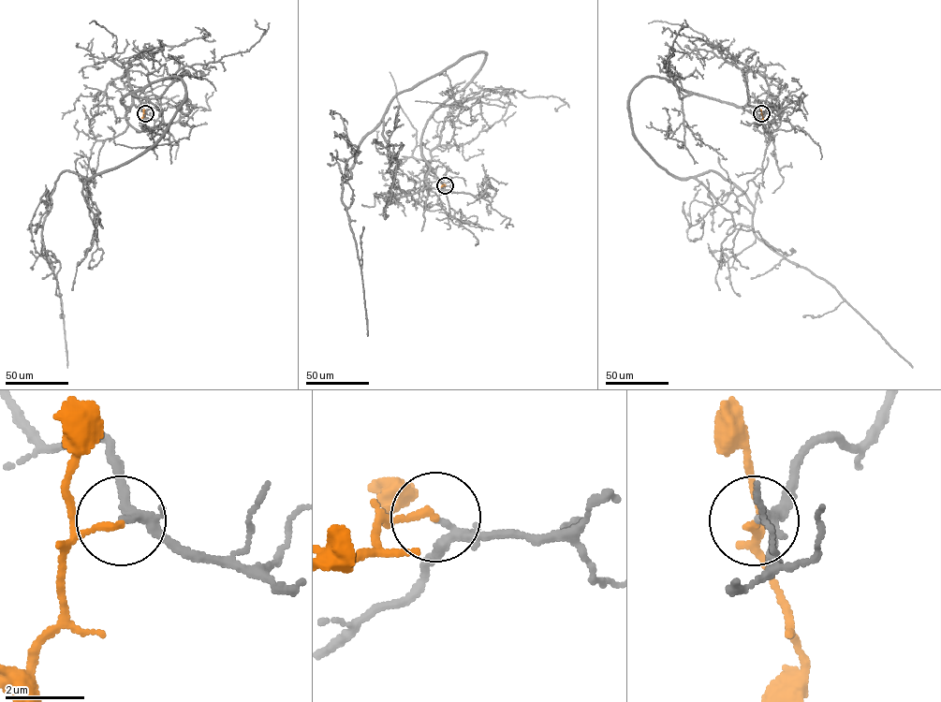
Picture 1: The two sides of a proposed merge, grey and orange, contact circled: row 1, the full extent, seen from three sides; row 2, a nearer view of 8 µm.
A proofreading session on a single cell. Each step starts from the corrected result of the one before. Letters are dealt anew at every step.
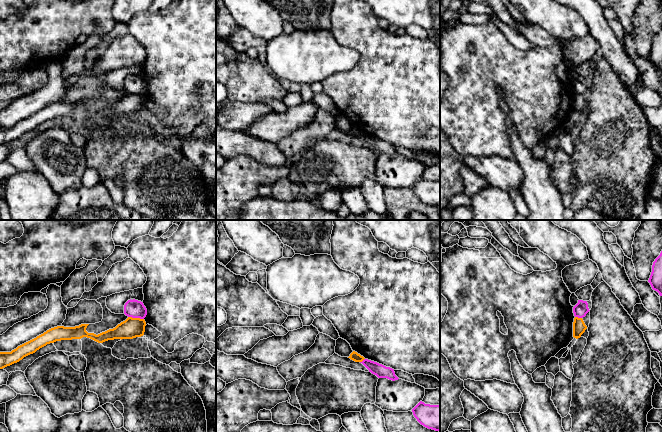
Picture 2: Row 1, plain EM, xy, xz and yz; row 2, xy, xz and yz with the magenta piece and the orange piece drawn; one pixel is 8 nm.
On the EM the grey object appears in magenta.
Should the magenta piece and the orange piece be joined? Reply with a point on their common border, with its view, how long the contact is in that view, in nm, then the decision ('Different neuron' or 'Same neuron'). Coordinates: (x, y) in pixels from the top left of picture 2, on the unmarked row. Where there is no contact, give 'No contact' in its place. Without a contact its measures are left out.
Touches magenta at xy (136, 93). Shared border 130 nm. Different neuron

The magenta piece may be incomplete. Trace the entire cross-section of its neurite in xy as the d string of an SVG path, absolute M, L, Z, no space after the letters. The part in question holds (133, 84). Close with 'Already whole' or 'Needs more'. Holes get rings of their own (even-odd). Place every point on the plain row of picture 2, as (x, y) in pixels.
M130 75L124 81L124 90L128 93L144 95L147 91L147 85L143 78Z. Already whole

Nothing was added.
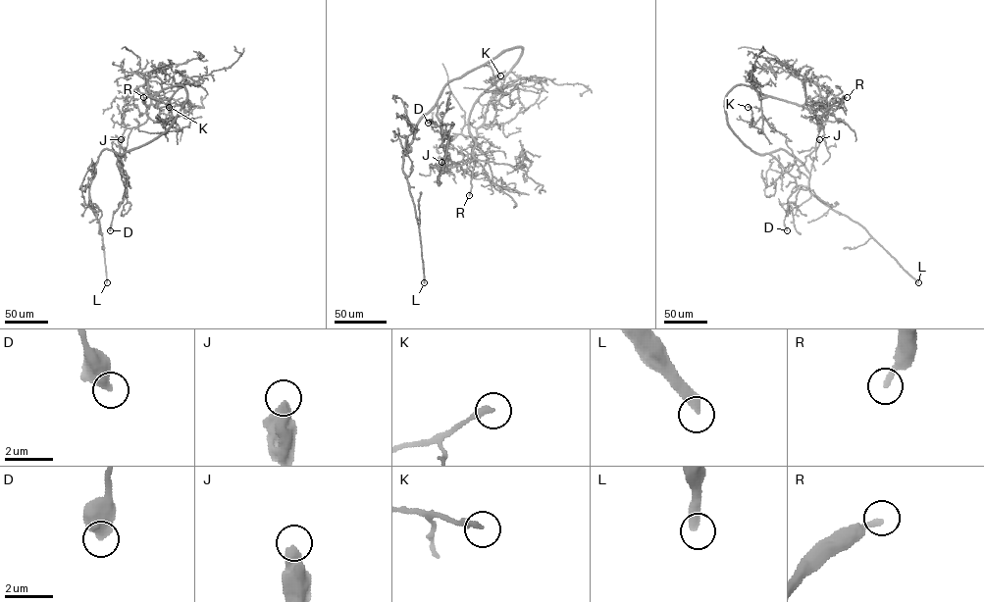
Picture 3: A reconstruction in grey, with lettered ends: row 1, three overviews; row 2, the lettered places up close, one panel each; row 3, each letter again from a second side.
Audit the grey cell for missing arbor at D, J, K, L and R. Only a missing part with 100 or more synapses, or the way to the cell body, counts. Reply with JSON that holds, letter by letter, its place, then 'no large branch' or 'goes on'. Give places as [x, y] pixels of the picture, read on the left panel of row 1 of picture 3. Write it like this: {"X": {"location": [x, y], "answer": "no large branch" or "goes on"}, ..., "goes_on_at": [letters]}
{"D": {"location": [110, 230], "answer": "no large branch"}, "J": {"location": [121, 139], "answer": "no large branch"}, "K": {"location": [169, 107], "answer": "no large branch"}, "L": {"location": [107, 282], "answer": "goes on"}, "R": {"location": [143, 97], "answer": "goes on"}, "goes_on_at": ["L", "R"]}

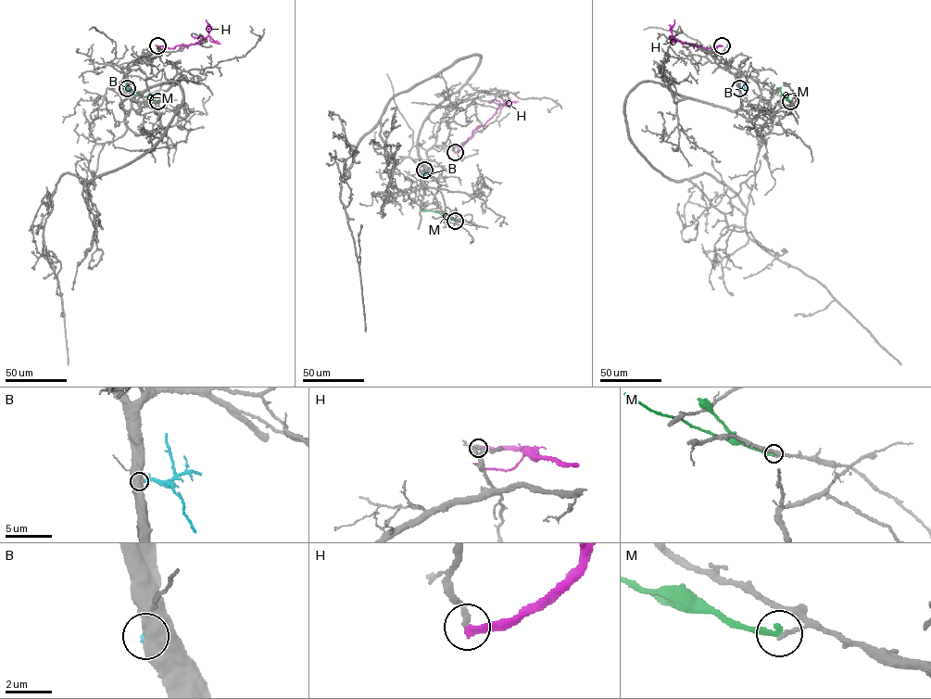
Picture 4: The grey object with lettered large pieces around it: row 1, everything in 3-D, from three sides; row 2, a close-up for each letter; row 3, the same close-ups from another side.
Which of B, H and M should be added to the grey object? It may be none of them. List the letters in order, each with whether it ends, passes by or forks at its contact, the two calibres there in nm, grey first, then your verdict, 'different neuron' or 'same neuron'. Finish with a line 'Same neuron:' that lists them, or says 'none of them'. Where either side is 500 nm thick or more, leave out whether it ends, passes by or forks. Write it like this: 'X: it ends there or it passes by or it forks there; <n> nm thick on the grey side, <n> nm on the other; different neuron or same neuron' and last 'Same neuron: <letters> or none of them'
B: 850 nm thick on the grey side, 280 nm on the other; different neuron
H: it ends there; 280 nm thick on the grey side, 360 nm on the other; different neuron
M: it ends there; 170 nm thick on the grey side, 300 nm on the other; different neuron
Same neuron: none of them

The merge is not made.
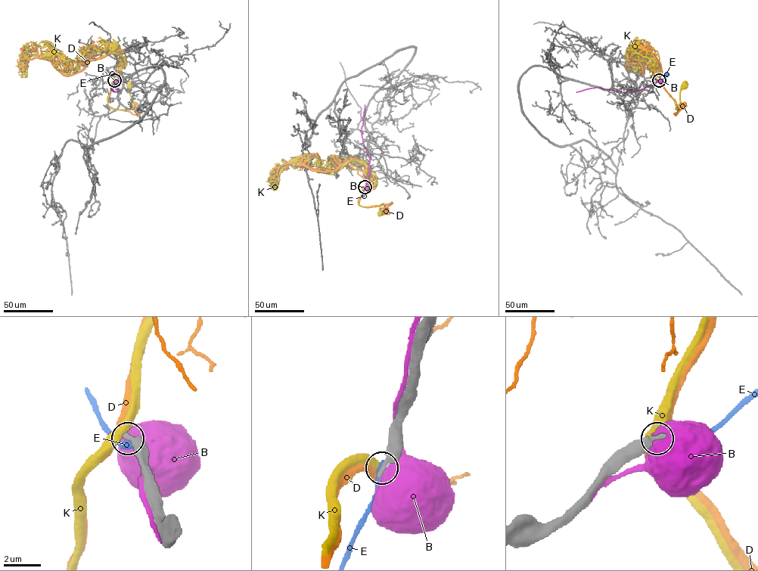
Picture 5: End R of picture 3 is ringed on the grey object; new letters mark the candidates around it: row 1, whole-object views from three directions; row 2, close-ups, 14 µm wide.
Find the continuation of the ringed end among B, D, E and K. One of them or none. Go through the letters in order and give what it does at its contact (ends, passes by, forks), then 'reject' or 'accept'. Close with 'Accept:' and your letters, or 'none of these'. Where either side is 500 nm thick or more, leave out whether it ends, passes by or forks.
B: reject
D: it passes by; reject
E: reject
K: it passes by; reject
Accept: none of these

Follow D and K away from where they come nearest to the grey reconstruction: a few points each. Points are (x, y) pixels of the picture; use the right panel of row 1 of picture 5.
D: (659, 80), (678, 109), (675, 115), (682, 105)
K: (659, 80), (674, 101), (677, 110), (680, 92), (684, 86)

